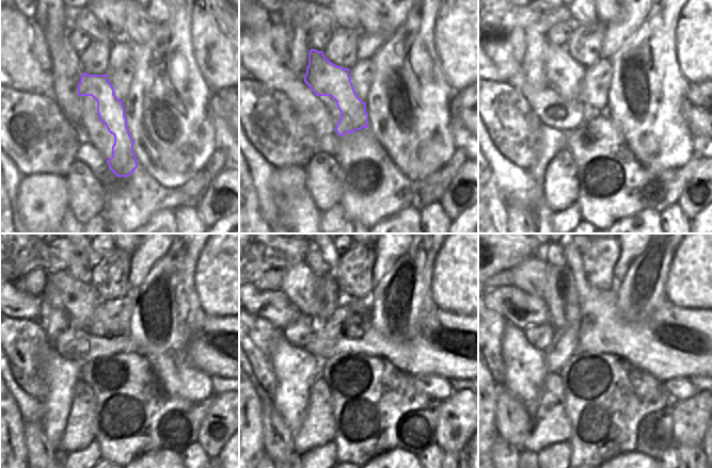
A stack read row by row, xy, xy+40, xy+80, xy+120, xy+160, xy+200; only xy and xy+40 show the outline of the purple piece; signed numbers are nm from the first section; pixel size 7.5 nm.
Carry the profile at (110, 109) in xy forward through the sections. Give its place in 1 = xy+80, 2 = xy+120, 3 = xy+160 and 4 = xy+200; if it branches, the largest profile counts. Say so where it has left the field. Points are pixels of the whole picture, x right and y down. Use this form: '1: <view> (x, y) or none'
1: xy+80 (564, 75)
2: xy+120 (80, 300)
3: xy+160 (299, 284)
4: xy+200 (529, 275)

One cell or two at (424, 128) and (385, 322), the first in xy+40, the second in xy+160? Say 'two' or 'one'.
one

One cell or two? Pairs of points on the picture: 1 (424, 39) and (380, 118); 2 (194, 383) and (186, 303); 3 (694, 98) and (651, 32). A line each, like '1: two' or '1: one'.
1: one
2: one
3: two

